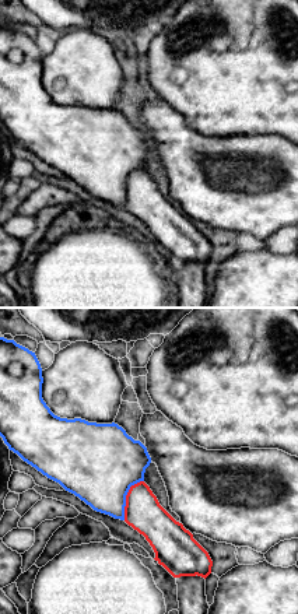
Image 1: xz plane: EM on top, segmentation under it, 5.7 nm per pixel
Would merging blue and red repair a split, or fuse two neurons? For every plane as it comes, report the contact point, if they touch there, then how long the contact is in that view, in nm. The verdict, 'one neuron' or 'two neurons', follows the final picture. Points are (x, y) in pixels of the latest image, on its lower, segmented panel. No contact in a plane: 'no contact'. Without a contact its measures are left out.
(125, 497) | 260 nm

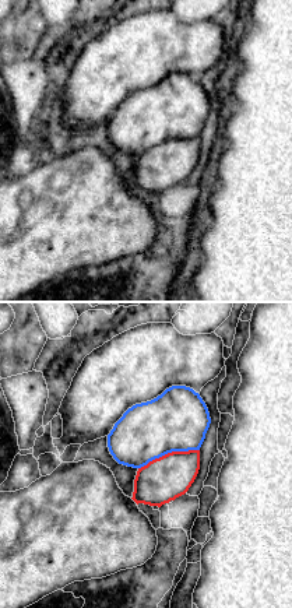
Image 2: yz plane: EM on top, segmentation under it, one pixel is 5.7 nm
(168, 452) | 360 nm

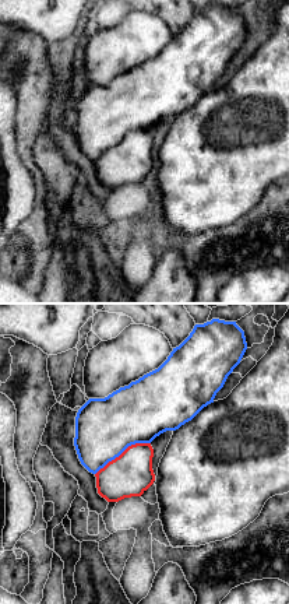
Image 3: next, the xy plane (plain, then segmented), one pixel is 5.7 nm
(122, 452) | 380 nm

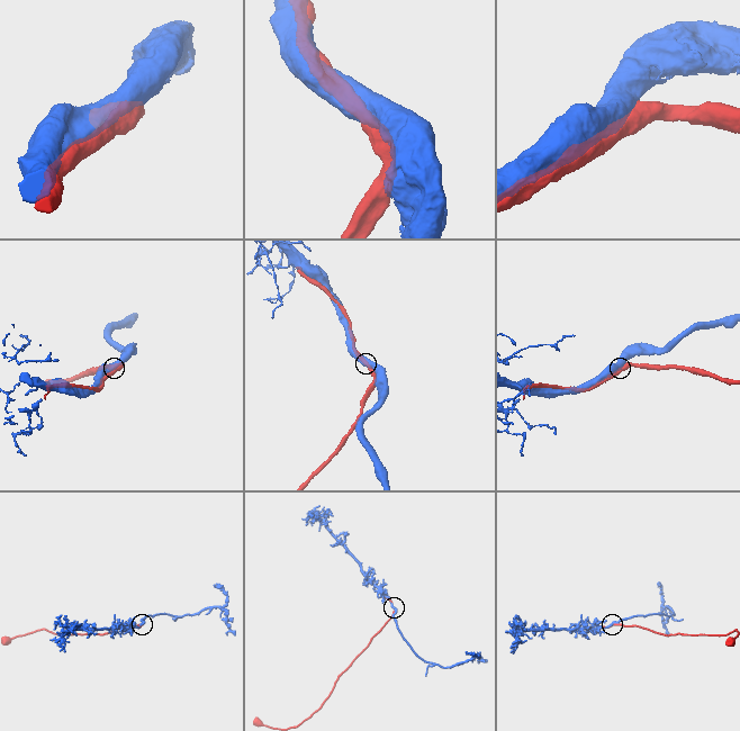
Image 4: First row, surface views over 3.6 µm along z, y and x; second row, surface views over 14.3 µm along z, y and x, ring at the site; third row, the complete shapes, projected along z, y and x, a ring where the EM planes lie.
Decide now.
one neuron

